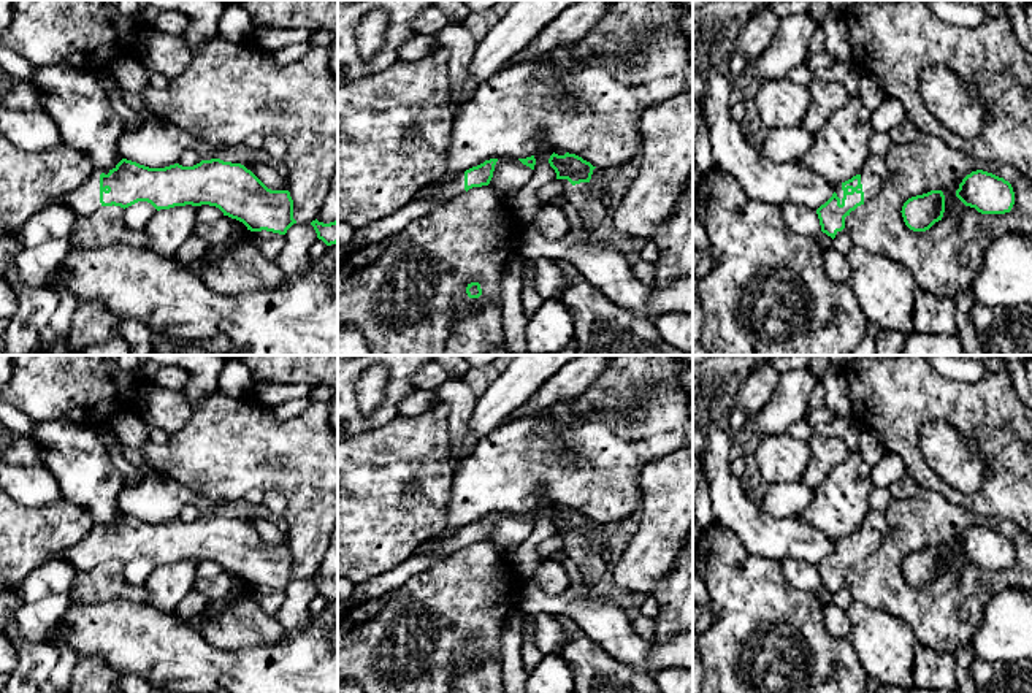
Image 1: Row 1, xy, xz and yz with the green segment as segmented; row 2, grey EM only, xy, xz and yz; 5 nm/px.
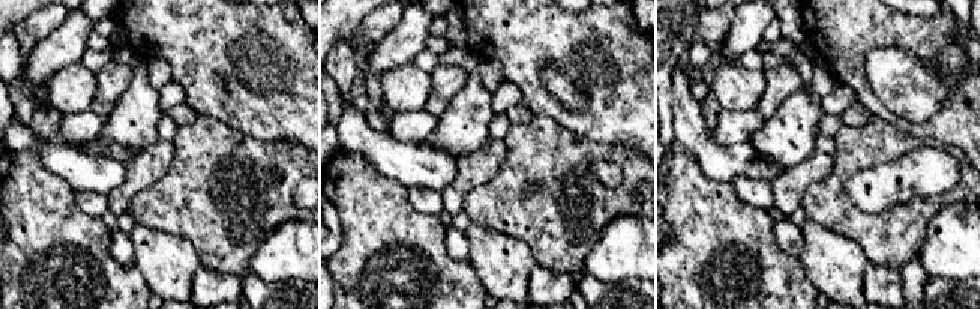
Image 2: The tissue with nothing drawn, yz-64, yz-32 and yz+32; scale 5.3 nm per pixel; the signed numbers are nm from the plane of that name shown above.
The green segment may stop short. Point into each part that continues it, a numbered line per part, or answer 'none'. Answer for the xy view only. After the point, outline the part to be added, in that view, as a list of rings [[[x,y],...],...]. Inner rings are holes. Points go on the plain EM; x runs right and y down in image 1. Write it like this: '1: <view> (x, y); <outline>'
1: xy (84, 555); [[[94,525],[90,533],[78,544],[70,549],[60,550],[52,558],[68,561],[78,572],[87,572],[101,563],[100,558],[100,530],[108,530],[109,525]]]

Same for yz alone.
1: yz (874, 528); [[[870,511],[858,530],[861,531],[864,560],[866,560],[880,549],[888,533],[888,523],[885,514]]]

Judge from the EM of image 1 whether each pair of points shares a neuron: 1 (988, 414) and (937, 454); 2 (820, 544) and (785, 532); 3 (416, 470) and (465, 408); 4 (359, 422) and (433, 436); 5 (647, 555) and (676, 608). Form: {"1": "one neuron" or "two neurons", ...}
{"1": "two neurons", "2": "one neuron", "3": "two neurons", "4": "two neurons", "5": "two neurons"}

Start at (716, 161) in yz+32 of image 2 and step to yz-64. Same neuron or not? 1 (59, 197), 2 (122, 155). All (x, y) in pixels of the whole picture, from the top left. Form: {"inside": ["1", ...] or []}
{"inside": []}

